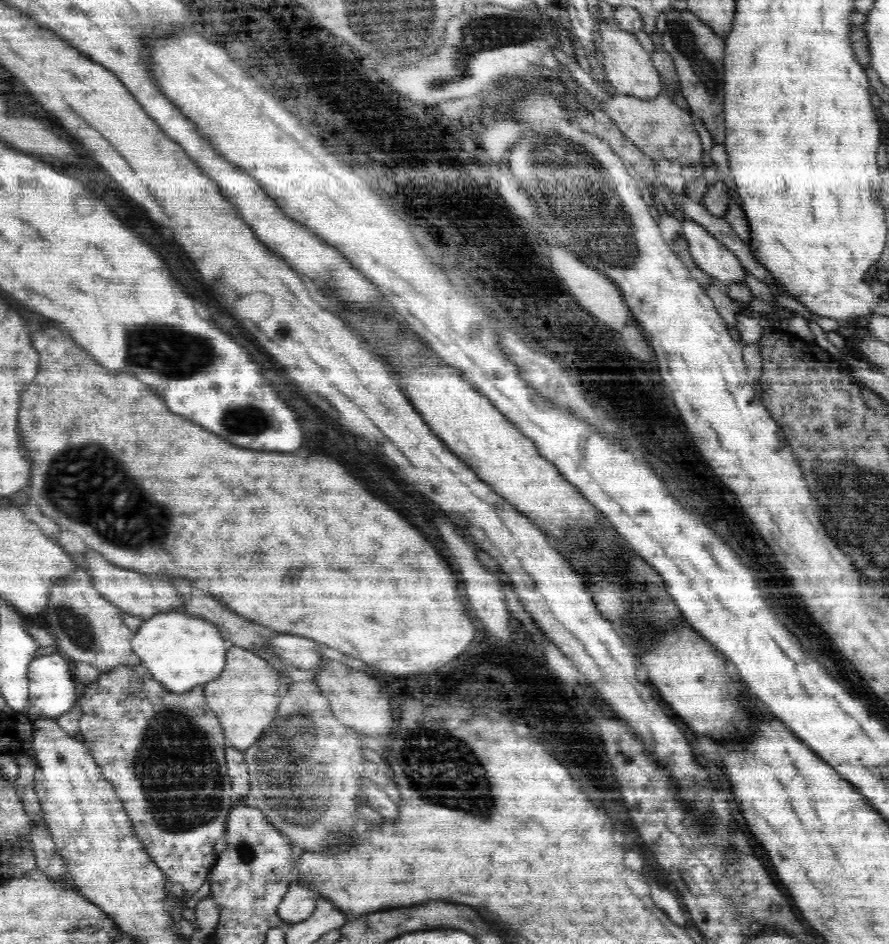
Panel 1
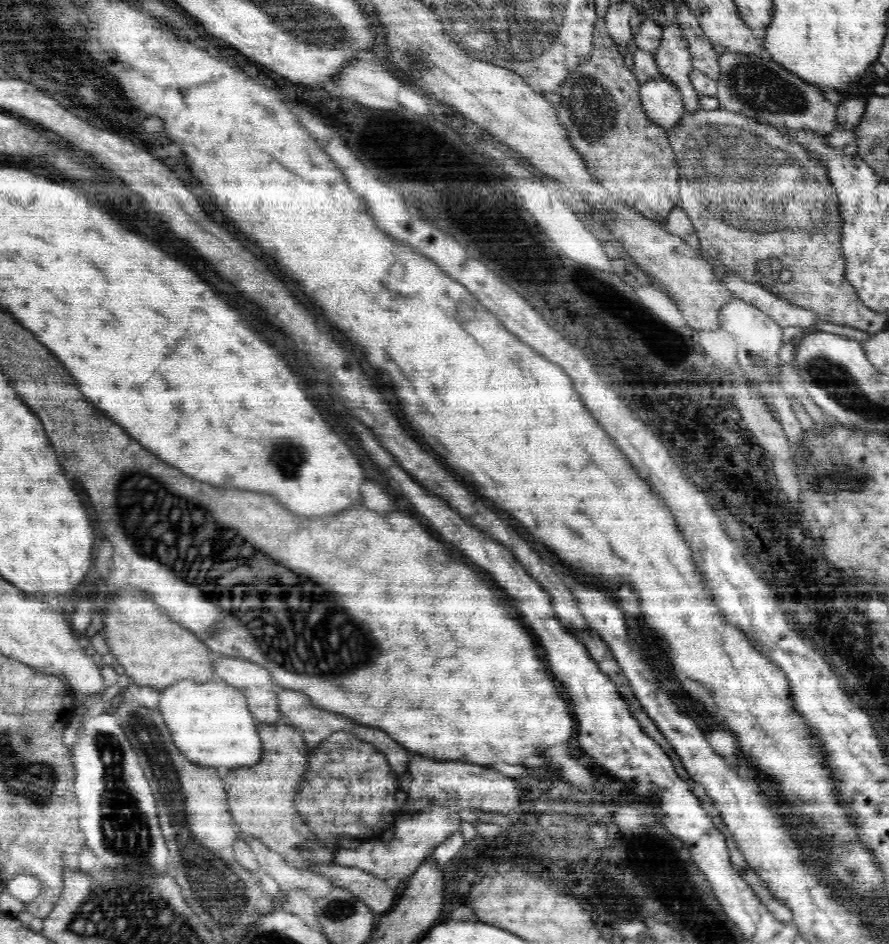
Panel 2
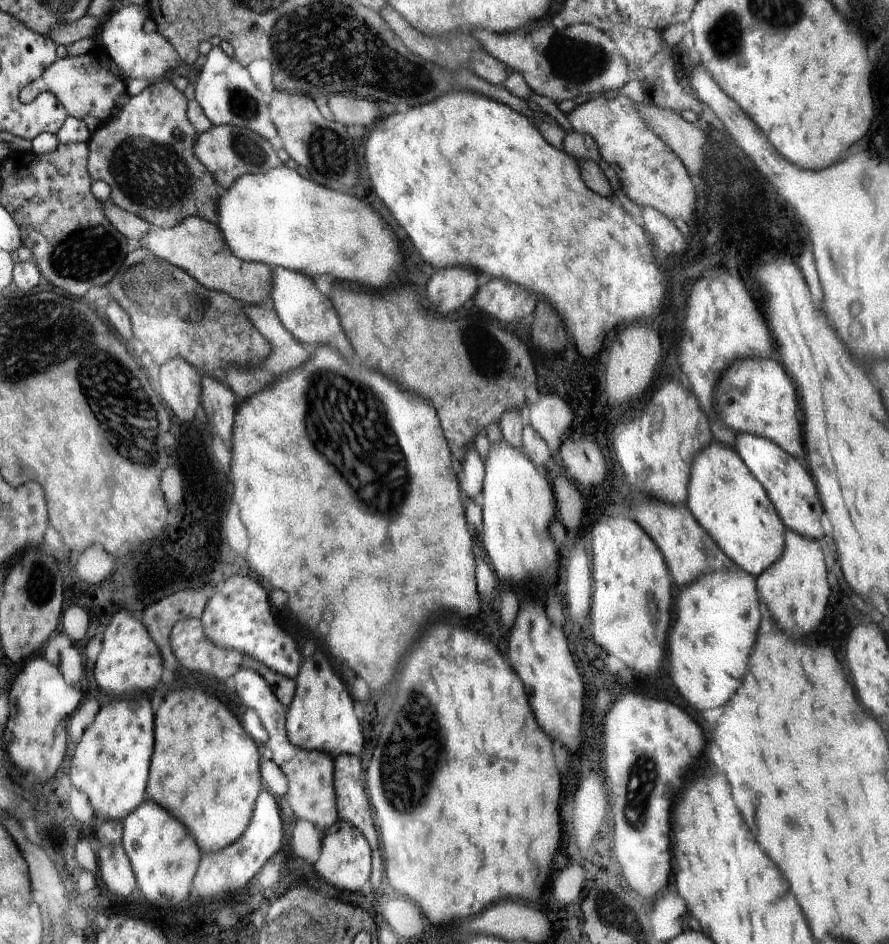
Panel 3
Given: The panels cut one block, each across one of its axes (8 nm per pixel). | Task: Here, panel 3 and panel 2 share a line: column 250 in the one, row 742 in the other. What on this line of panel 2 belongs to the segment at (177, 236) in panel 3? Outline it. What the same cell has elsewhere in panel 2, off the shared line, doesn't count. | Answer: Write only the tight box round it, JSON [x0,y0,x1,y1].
[223,720,339,871]

